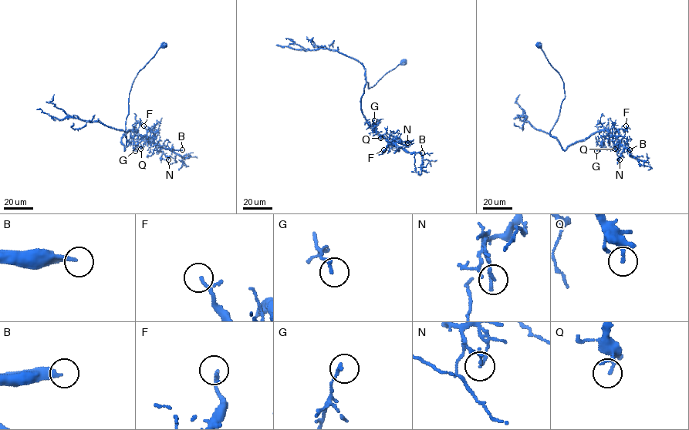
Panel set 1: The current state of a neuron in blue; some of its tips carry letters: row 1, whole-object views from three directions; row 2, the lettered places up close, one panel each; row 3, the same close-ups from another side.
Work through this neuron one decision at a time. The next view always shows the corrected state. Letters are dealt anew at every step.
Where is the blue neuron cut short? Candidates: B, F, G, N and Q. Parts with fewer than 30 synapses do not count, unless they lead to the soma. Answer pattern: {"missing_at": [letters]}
{"missing_at": ["B"]}

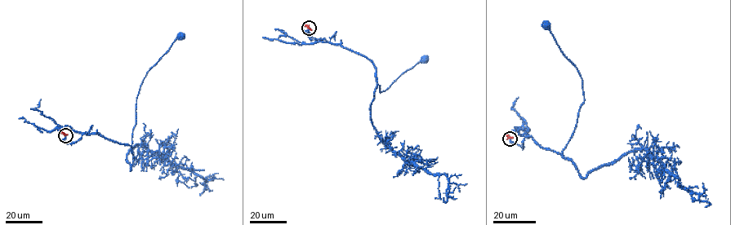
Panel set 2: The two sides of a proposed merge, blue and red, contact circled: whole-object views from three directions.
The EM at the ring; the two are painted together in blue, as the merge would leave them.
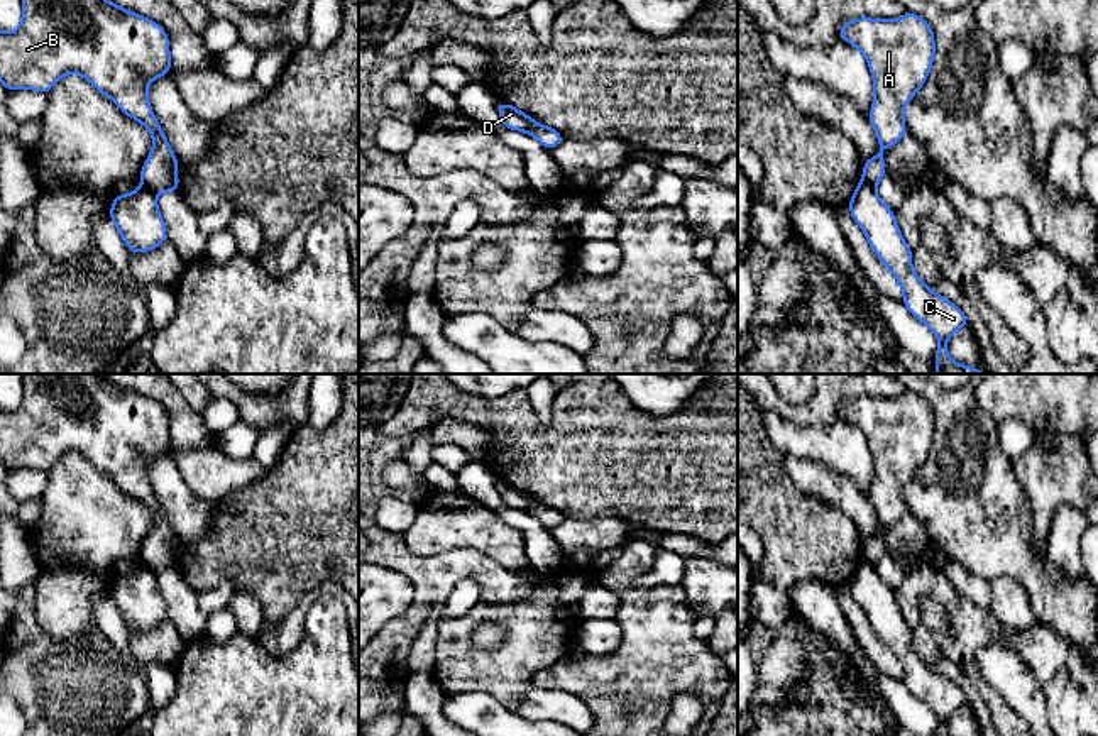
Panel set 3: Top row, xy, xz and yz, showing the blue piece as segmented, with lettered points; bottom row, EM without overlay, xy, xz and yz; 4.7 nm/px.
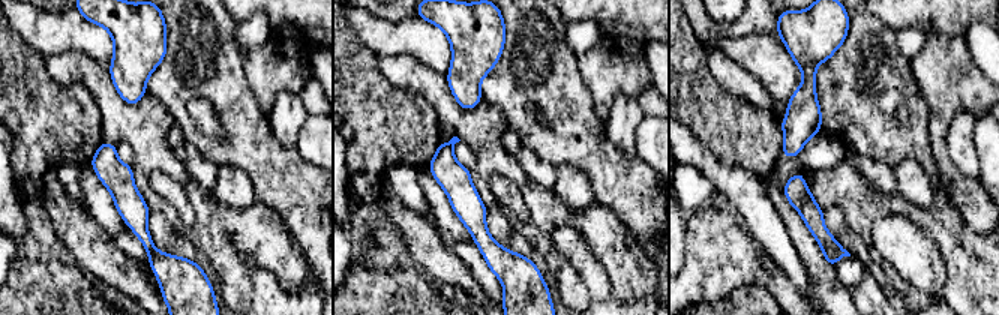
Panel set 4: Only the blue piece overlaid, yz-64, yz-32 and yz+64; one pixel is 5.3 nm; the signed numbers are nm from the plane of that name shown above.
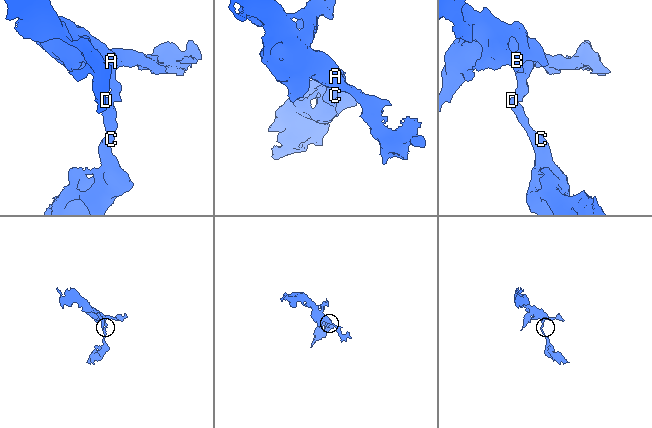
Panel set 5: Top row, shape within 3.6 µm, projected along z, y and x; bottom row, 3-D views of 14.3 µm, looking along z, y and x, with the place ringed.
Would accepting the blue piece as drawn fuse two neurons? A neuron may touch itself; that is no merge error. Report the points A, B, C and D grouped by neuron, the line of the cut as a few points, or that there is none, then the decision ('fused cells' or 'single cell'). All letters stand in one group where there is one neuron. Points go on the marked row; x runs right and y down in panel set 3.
A B / C D; cut in xz along (535, 122), (525, 131); fused cells

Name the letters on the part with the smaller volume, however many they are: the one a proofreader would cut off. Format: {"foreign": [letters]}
{"foreign": ["C", "D"]}

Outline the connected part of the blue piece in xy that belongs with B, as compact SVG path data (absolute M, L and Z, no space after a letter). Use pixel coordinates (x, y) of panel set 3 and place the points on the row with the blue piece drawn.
M22 0L22 22L14 32L0 32L0 83L12 90L47 95L68 73L78 73L127 117L140 122L154 146L139 178L152 193L179 193L176 154L156 120L147 85L171 73L169 37L154 20L108 0Z

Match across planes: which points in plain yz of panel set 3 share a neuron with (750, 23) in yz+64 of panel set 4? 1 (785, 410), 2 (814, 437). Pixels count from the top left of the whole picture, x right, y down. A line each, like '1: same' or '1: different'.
1: same
2: different

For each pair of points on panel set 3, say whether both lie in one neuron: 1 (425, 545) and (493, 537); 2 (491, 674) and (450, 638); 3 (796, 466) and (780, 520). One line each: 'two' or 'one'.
1: one
2: one
3: two

